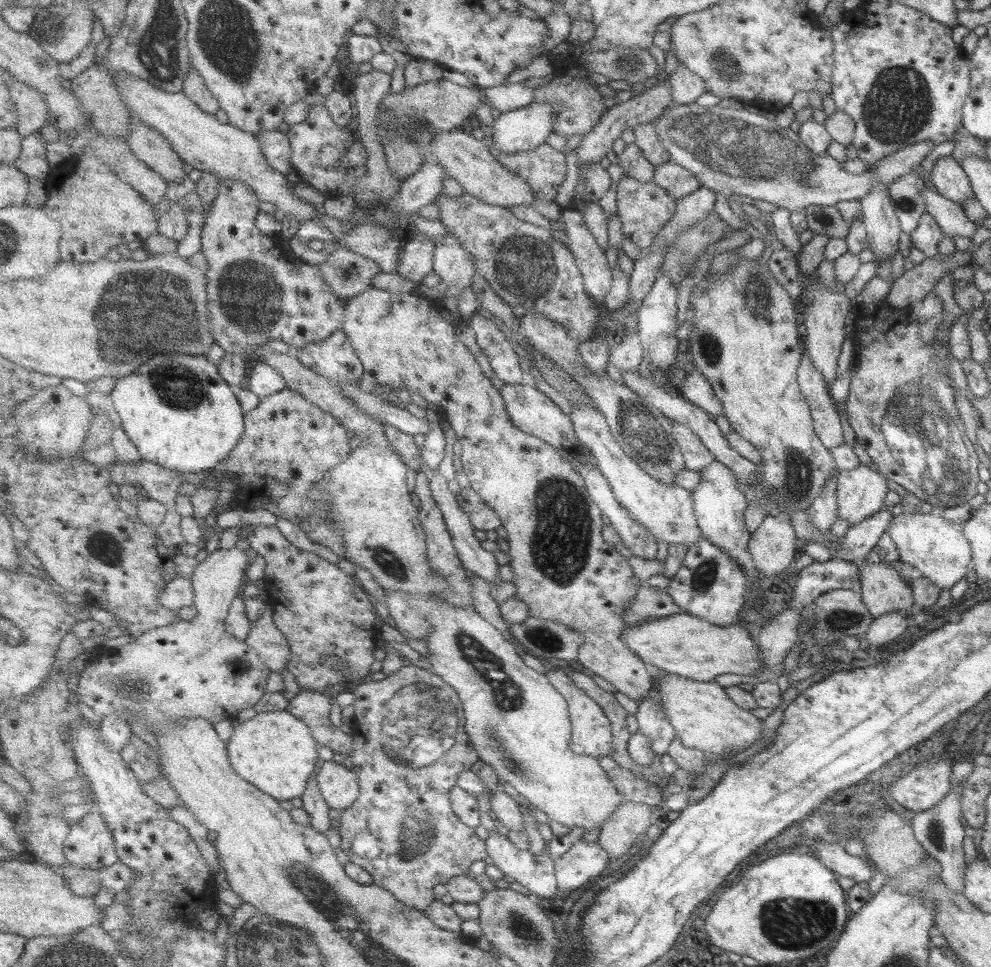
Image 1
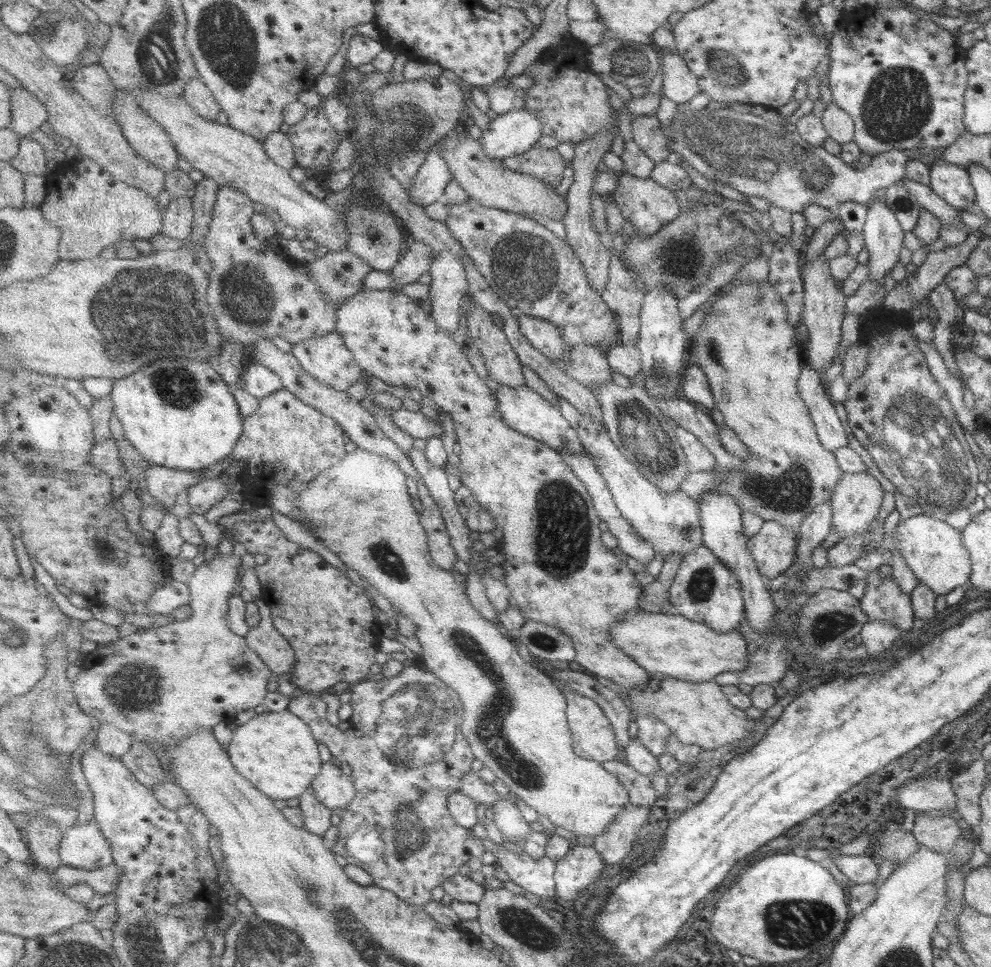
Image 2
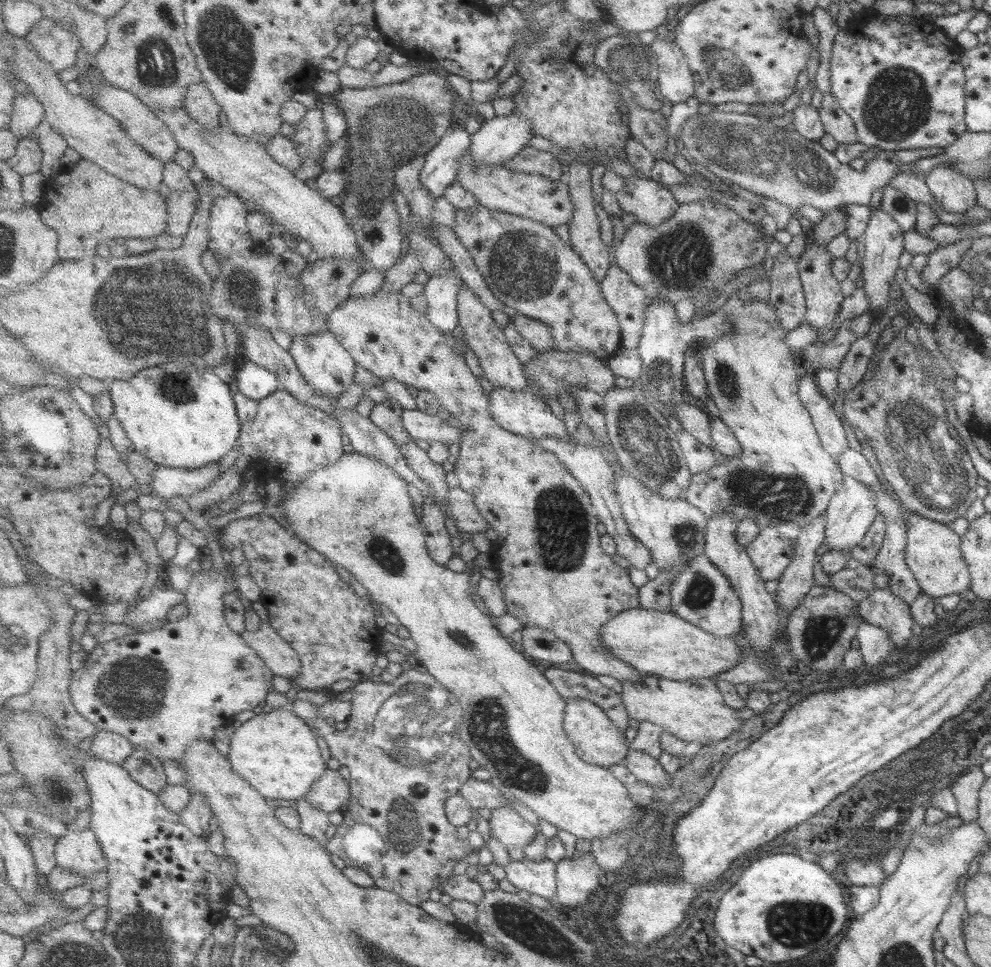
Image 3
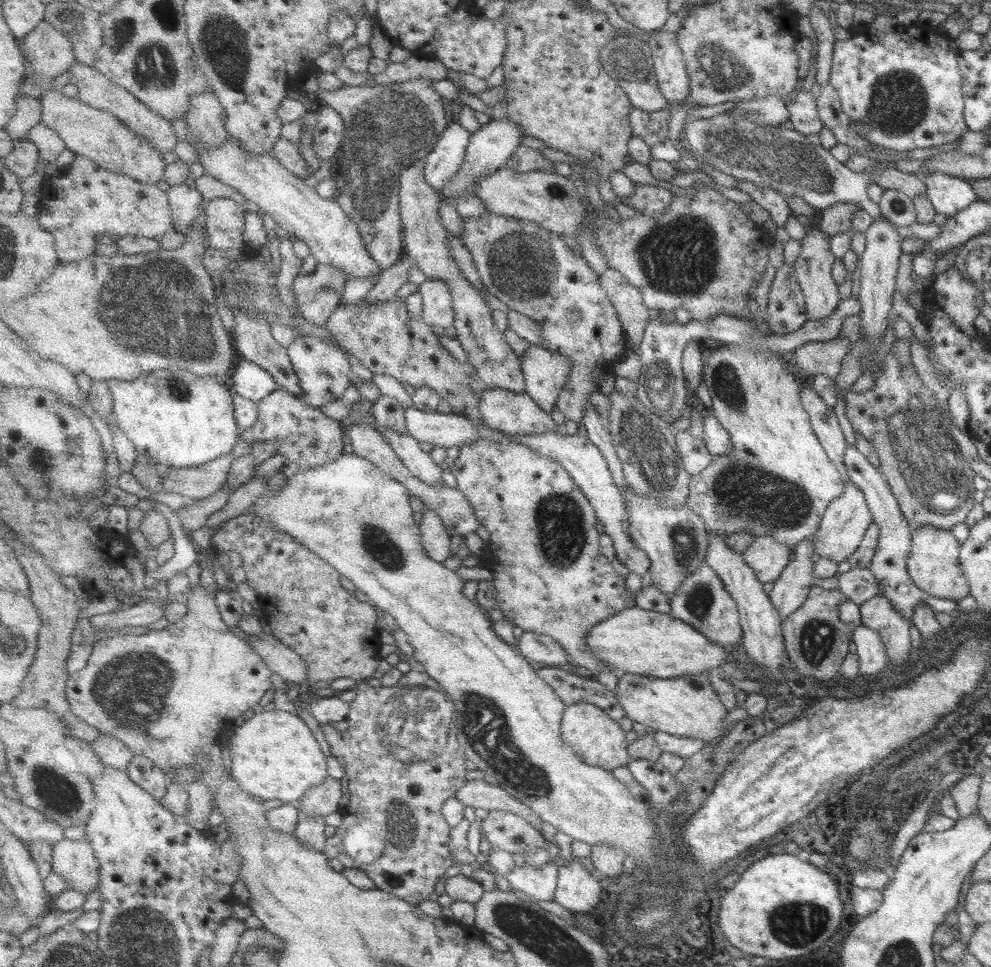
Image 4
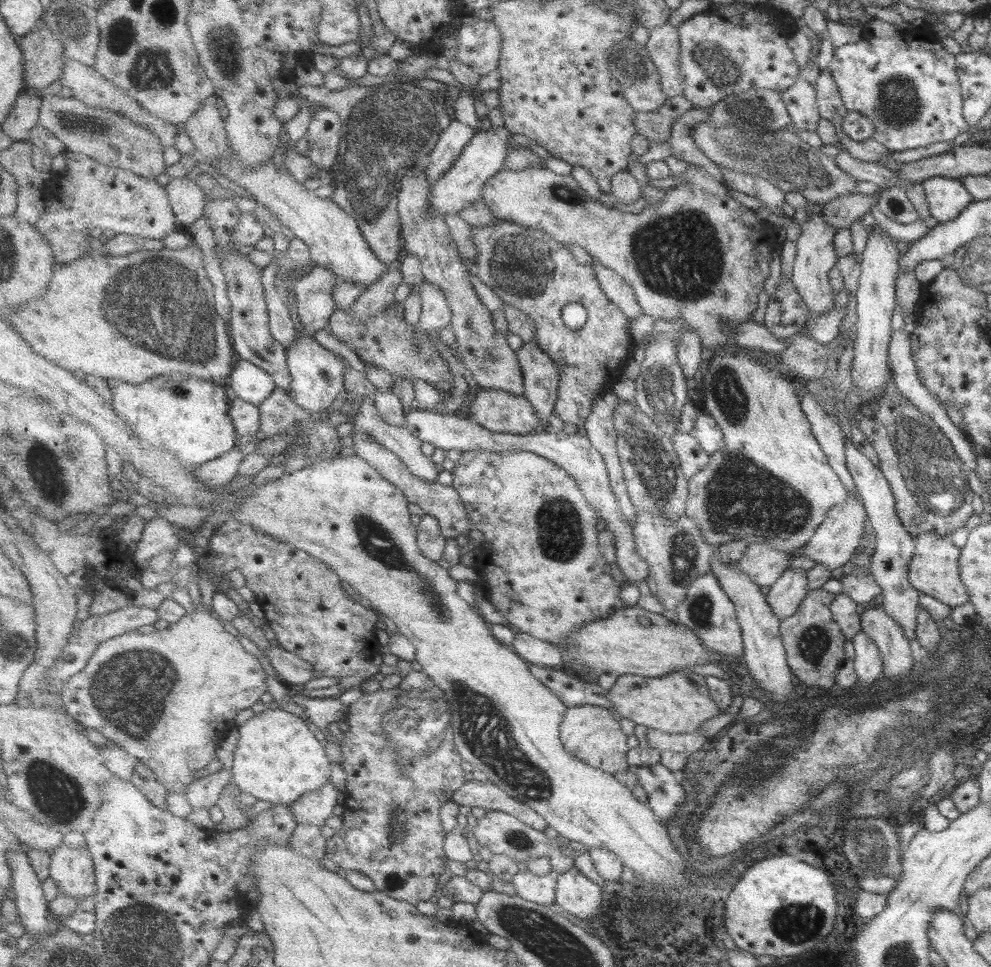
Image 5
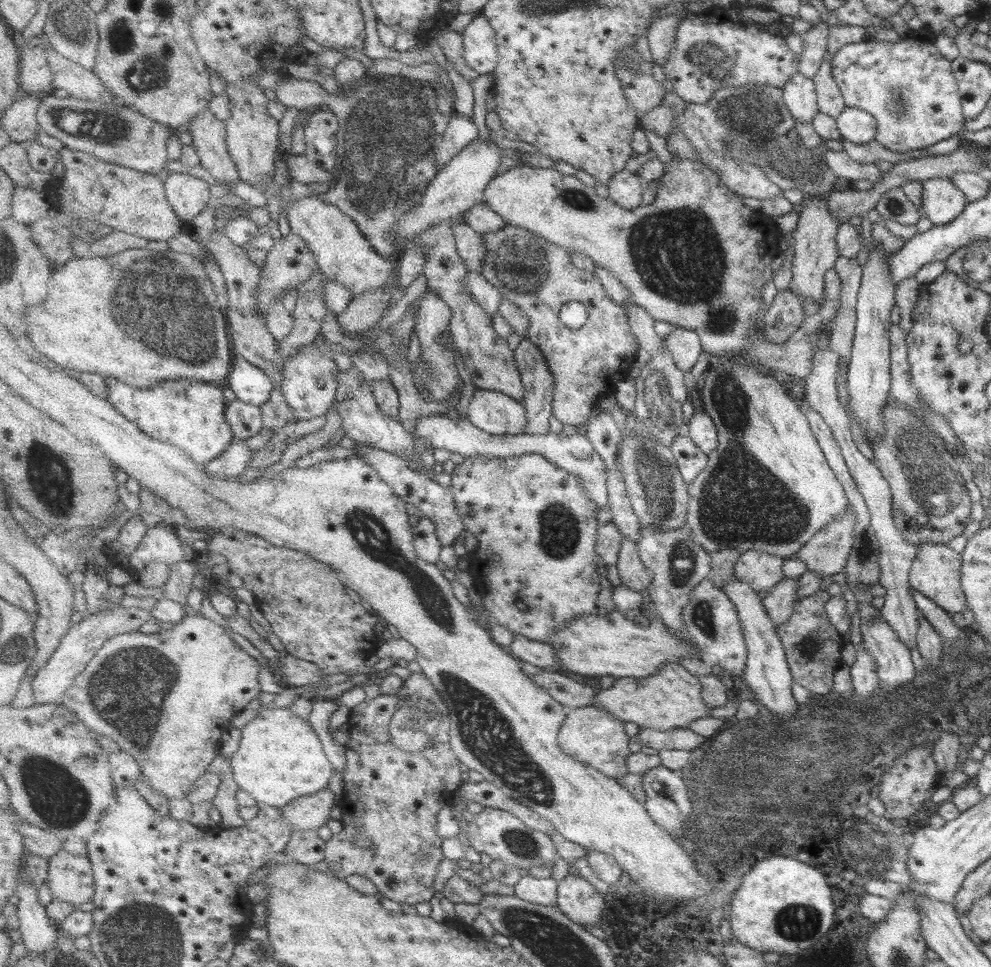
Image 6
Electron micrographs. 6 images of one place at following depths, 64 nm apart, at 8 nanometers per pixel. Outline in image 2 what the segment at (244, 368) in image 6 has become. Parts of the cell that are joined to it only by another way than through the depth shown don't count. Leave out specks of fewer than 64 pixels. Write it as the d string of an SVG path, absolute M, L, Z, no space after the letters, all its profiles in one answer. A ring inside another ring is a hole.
M258 361L250 363L246 373L242 373L245 379L245 388L256 398L266 398L284 389L282 378L268 366L260 364Z

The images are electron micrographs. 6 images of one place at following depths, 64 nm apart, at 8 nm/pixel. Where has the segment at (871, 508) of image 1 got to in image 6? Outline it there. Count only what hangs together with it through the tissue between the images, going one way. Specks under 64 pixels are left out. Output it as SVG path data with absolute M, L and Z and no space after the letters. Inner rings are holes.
M848 506L839 520L824 526L800 548L795 558L804 563L808 572L823 579L843 571L854 543L853 512Z

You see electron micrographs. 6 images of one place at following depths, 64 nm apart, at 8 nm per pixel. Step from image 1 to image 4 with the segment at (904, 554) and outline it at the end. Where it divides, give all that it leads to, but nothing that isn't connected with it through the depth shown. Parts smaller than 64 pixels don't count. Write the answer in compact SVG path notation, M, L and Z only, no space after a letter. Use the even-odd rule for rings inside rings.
M929 525L912 530L912 553L907 559L912 583L924 593L959 603L969 595L969 585L960 567L960 544L950 531L937 530Z

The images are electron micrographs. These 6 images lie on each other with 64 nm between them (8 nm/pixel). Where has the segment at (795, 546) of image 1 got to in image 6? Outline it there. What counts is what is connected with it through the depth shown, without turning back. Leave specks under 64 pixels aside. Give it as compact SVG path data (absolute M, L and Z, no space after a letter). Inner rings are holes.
M749 551L739 556L733 576L740 583L748 583L756 592L769 591L785 578L782 558L775 555Z

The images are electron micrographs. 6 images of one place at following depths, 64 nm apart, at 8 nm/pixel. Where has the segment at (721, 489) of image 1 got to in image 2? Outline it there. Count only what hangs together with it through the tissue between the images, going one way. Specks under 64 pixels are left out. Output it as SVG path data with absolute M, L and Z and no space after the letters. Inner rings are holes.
M706 492L703 500L699 503L700 515L702 516L703 526L703 546L715 555L716 559L722 560L728 568L738 576L740 586L742 586L742 596L746 606L748 624L754 628L754 632L764 634L770 632L774 625L774 605L772 596L769 592L769 582L758 569L748 548L748 538L744 534L742 522L742 510L736 498L730 494L718 494L718 492Z

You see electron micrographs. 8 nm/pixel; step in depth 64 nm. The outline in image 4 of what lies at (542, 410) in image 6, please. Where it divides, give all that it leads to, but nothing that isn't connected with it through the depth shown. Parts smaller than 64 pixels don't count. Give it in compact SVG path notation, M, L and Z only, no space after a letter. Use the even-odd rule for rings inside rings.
M531 345L523 359L523 369L527 375L527 393L535 398L548 412L556 408L562 391L572 375L572 360L564 353L548 350L541 345Z

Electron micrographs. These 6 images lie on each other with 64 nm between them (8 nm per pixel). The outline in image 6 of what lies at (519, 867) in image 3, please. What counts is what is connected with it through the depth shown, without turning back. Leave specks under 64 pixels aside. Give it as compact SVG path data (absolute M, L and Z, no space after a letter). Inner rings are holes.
M528 874L515 886L515 895L542 906L559 908L559 881L552 876L536 878Z

